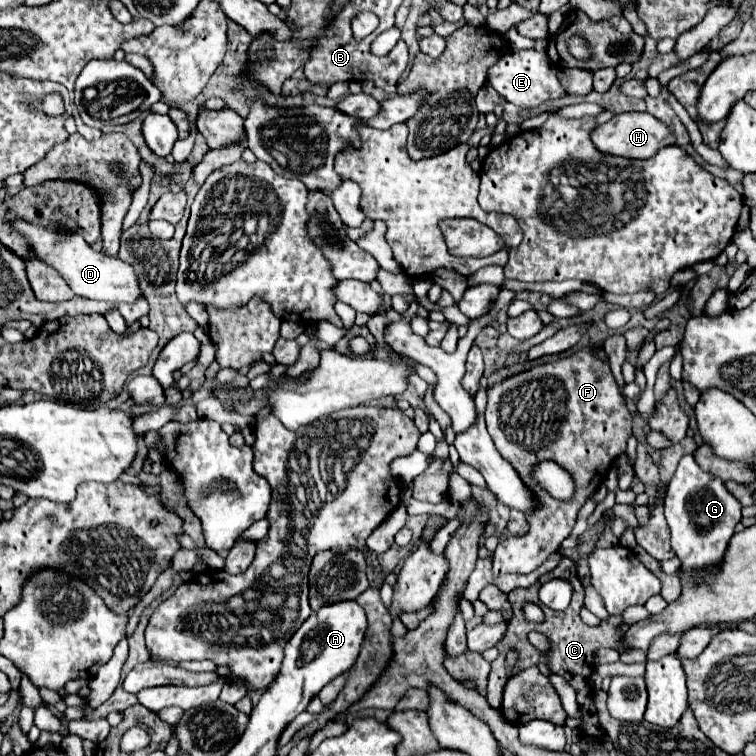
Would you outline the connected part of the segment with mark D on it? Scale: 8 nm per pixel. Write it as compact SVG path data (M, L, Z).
M13 222L13 228L17 228L25 238L31 238L33 254L53 266L63 278L67 278L67 284L77 296L89 298L89 300L103 300L111 304L127 302L133 304L143 296L139 290L139 280L135 276L135 270L131 264L123 262L121 258L107 258L101 252L95 252L79 234L71 234L65 230L59 230L57 226L49 228L37 228L29 222Z

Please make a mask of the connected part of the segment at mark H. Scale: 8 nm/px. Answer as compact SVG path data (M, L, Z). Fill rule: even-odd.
M625 112L625 114L613 116L607 124L597 126L591 134L591 140L605 154L643 160L643 158L655 156L655 152L661 150L663 146L673 146L675 144L675 134L667 128L665 122L657 120L649 112Z

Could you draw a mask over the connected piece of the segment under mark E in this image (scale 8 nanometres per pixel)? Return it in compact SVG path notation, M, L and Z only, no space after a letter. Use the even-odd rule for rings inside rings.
M517 50L505 54L495 66L491 66L487 82L511 104L519 108L535 108L547 100L555 100L565 96L565 88L557 80L557 68L549 60L545 52L537 50Z

